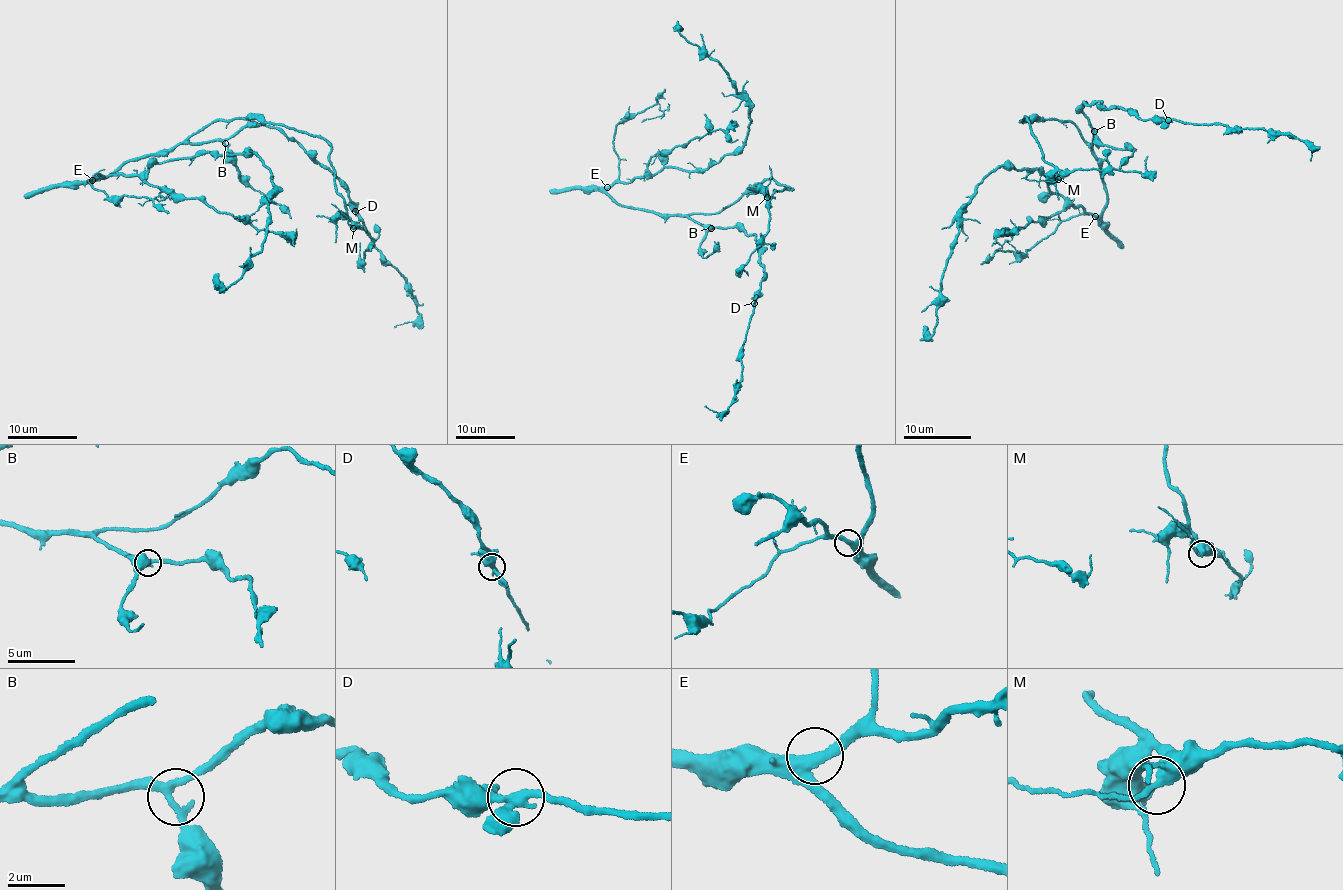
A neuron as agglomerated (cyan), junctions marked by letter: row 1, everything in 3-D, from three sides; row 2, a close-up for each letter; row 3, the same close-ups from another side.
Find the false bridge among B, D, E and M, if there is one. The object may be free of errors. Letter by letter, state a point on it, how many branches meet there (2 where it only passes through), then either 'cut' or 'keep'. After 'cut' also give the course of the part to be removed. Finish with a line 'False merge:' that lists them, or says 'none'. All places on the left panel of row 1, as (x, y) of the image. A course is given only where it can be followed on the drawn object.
B: place (225, 143); branches 3; keep
D: place (355, 211); branches 3; keep
E: place (92, 180); branches 3; keep
M: place (353, 228); branches 3; keep
False merge: none

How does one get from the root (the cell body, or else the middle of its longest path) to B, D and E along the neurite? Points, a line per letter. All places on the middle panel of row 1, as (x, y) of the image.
B: (645, 210), (663, 215), (687, 215), (711, 228)
D: (645, 210), (687, 215), (709, 226), (737, 226), (752, 234), (764, 270), (761, 295), (755, 303)
E: (645, 210), (623, 207), (607, 193), (607, 187)

